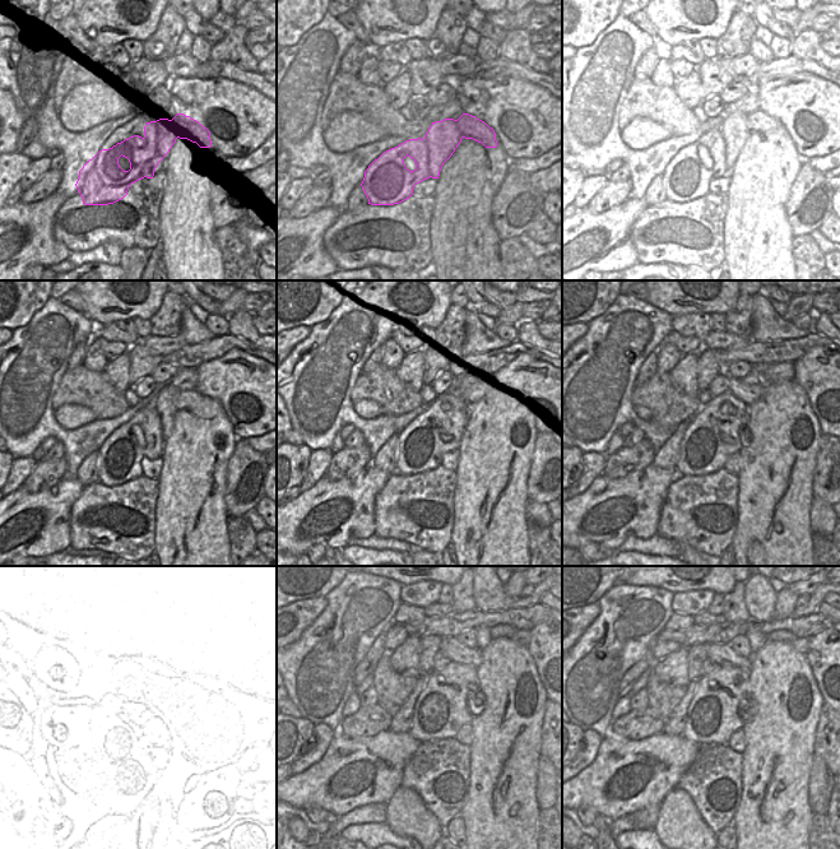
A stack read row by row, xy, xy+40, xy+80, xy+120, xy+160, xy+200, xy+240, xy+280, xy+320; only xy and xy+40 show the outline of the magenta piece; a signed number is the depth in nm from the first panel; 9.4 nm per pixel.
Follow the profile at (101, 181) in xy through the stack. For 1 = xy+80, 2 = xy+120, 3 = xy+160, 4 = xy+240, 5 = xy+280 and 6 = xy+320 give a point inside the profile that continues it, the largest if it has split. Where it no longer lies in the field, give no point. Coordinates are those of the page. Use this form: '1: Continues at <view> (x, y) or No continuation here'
1: Continues at xy+80 (687, 176)
2: Continues at xy+120 (119, 458)
3: Continues at xy+160 (430, 436)
4: Continues at xy+240 (149, 714)
5: Continues at xy+280 (440, 710)
6: Continues at xy+320 (716, 718)

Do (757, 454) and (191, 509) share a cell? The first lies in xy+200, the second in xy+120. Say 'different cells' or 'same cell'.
same cell

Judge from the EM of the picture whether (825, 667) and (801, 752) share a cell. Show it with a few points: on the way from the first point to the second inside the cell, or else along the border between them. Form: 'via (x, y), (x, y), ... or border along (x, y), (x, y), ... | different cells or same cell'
border along (806, 657), (826, 703) | different cells

